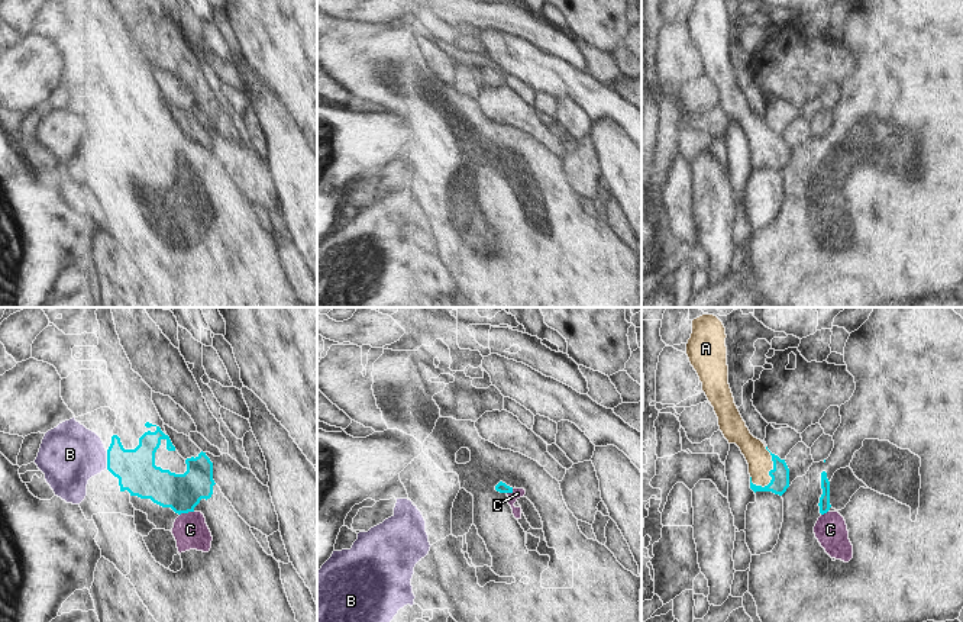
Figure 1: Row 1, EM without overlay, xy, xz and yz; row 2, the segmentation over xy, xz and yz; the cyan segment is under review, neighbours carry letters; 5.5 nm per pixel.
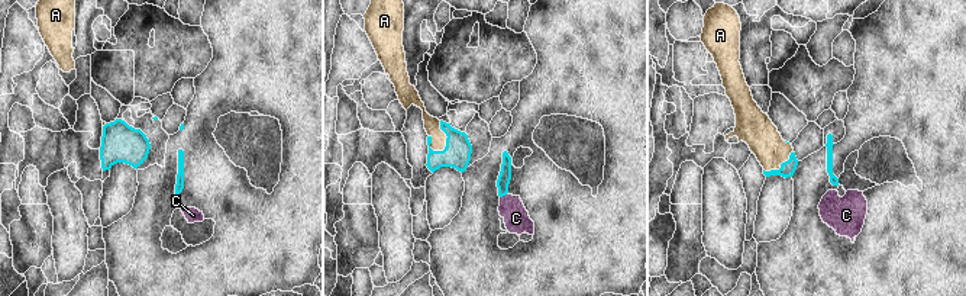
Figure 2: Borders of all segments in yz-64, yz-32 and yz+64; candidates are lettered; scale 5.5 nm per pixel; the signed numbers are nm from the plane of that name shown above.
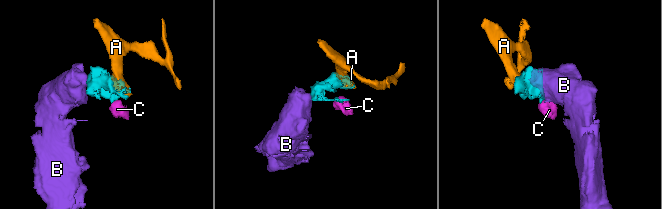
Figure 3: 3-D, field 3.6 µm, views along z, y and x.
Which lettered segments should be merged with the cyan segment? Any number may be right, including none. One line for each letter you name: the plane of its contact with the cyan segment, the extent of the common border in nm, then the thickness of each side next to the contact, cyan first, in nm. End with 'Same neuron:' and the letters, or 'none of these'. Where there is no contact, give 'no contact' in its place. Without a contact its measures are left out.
A: yz | 240 nm | 100/140 nm
B: xy | 100 nm | 220/340 nm
Same neuron: A, B

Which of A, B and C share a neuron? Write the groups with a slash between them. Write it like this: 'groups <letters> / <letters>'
groups A B / C

